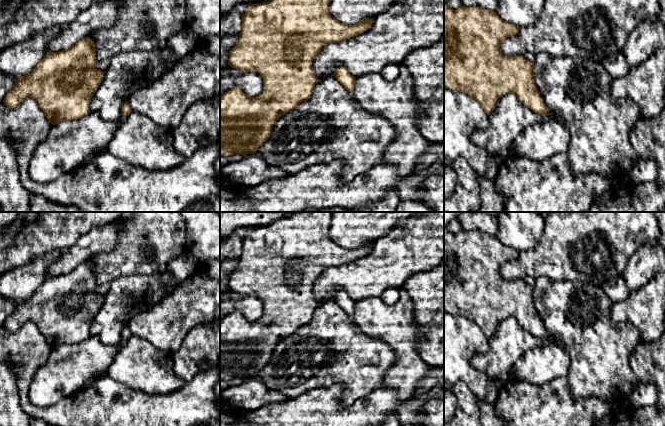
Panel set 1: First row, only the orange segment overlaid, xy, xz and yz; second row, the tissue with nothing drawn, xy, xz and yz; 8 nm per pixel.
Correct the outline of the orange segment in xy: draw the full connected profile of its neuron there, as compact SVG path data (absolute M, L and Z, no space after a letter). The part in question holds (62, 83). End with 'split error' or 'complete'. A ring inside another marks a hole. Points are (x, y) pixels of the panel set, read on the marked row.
M89 37L81 39L69 49L47 53L30 74L17 79L3 103L15 108L31 97L52 125L85 117L90 113L91 98L104 78L104 72L96 67L97 62L94 42Z; complete

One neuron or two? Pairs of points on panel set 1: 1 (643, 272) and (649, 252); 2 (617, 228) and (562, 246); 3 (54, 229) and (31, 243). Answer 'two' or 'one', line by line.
1: one
2: one
3: one

